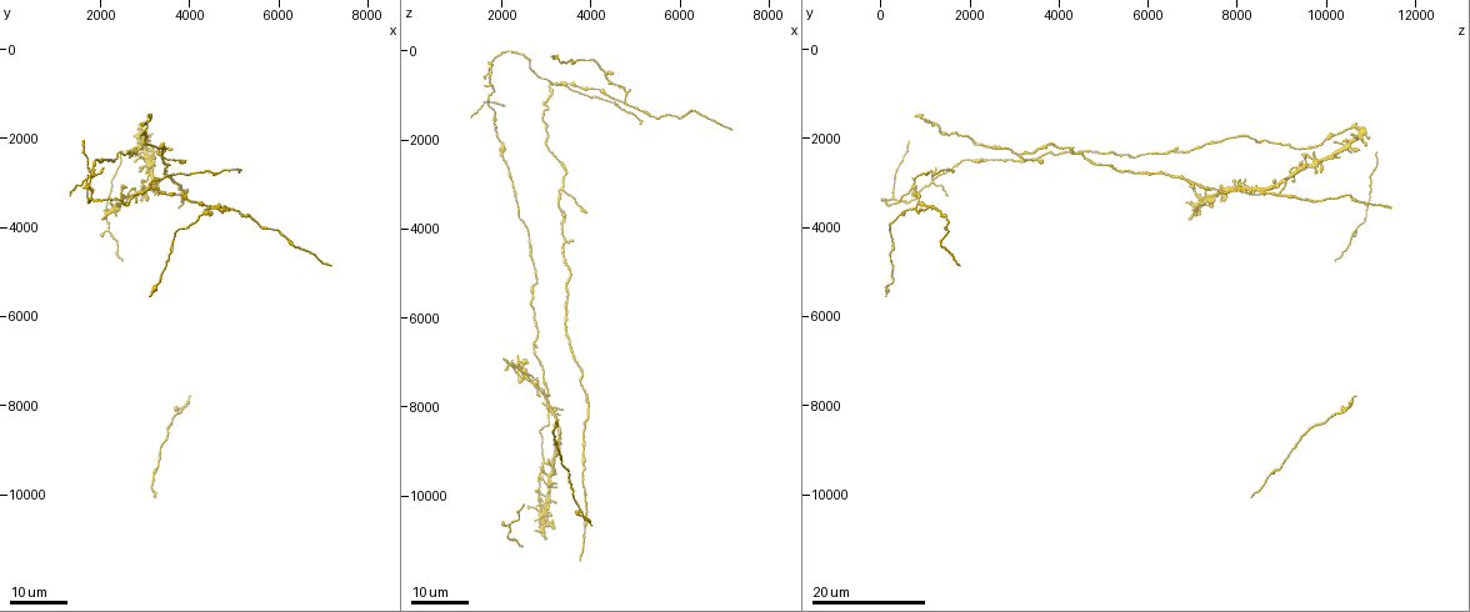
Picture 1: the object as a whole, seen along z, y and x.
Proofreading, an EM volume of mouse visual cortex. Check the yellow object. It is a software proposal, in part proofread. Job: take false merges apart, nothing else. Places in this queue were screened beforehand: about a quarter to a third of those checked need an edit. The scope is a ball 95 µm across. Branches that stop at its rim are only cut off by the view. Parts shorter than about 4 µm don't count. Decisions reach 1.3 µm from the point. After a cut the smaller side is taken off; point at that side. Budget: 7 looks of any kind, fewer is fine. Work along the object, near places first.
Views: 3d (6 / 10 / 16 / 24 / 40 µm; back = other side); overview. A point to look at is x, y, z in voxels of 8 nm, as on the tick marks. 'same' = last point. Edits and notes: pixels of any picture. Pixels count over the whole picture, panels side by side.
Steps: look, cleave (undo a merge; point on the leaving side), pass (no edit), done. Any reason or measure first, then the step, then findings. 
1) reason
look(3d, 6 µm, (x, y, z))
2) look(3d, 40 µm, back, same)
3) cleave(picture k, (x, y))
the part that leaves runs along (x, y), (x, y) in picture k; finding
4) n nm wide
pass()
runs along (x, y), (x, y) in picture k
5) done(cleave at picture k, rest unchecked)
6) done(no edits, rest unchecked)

looks like a crossing
look(3d, 16 µm, (3000, 2200, 10400))

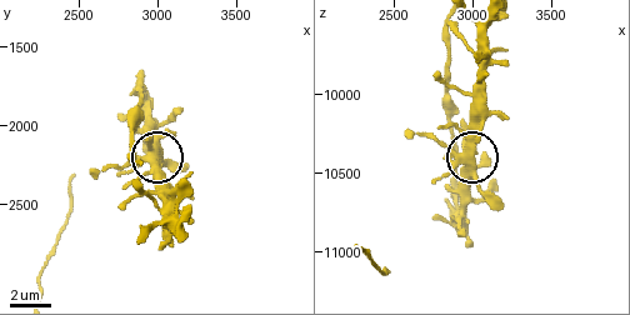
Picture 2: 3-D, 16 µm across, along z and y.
look(3d, 6 µm, (2920, 2220, 10380))

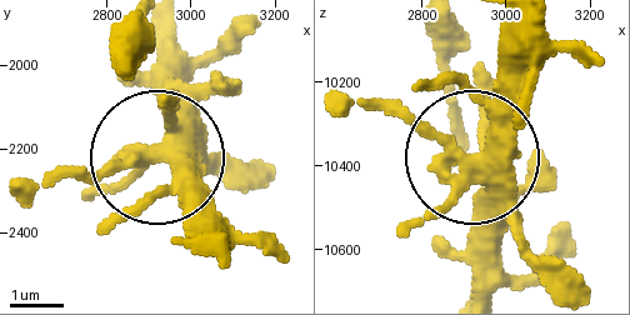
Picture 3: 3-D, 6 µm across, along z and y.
pass()
runs along (160, 29), (164, 149), (39, 185) in picture 3; one cell here

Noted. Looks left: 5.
branch point
look(3d, 16 µm, (4750, 3550, 1100))

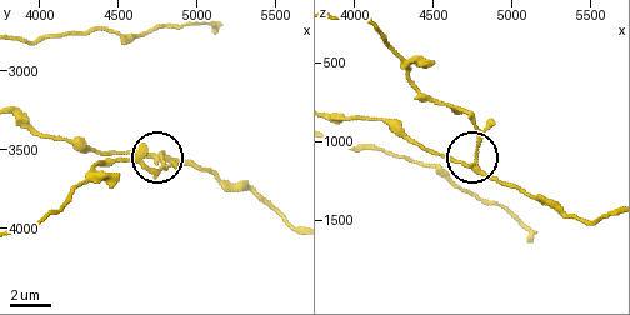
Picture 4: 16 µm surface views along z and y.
look(3d, 10 µm, (4760, 3540, 1160))

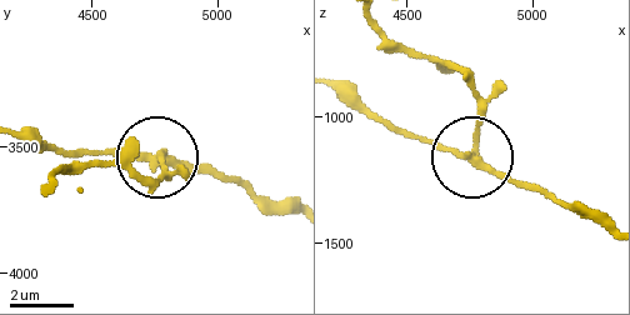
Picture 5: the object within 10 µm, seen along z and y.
3 arms
cleave(picture 5, (478, 116))
the part that leaves runs along (483, 164), (464, 79), (410, 51), (379, 21) in picture 5; a second cell is stuck on

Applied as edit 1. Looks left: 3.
look(overview)

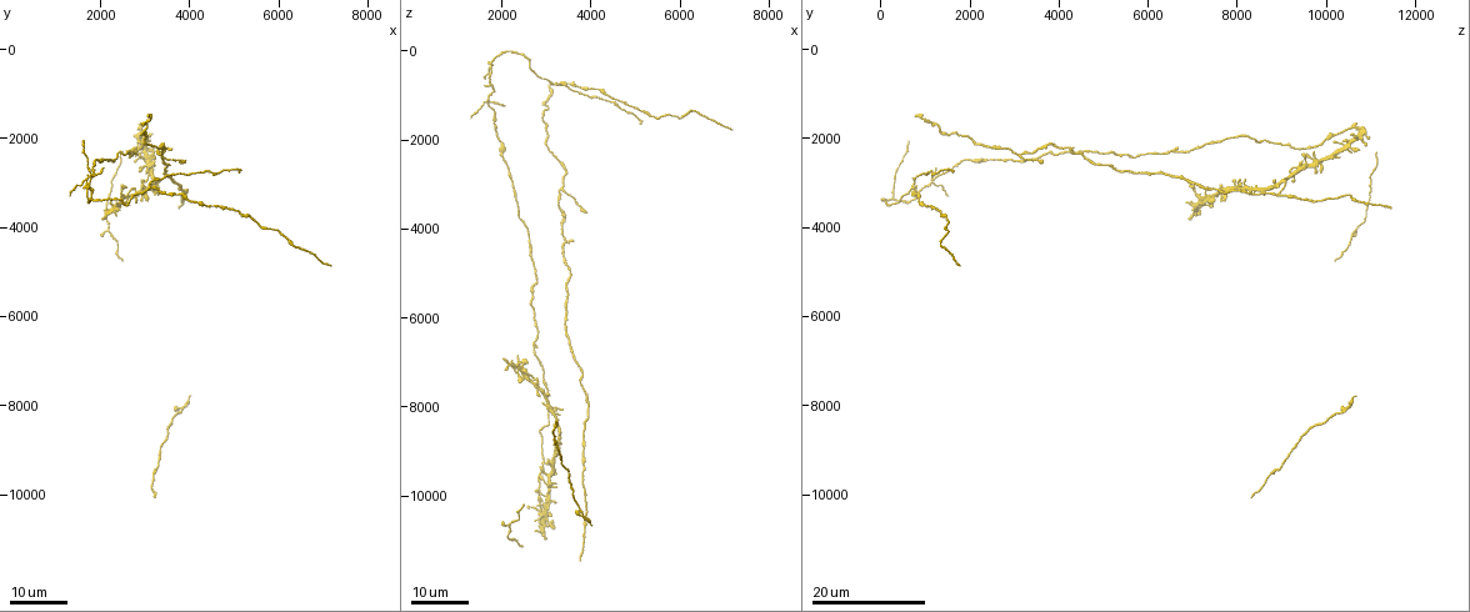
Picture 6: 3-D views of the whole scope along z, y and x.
thick turns thin
look(3d, 16 µm, (1700, 2900, 1200))

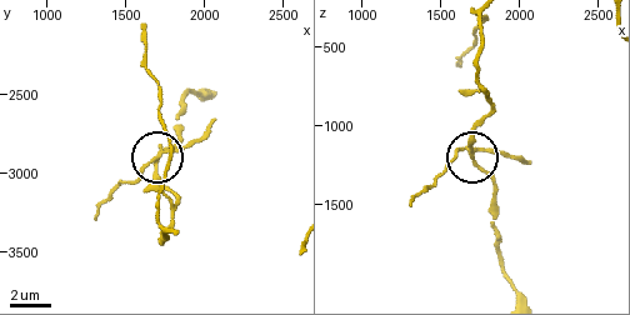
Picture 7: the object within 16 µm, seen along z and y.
look(3d, 6 µm, same)

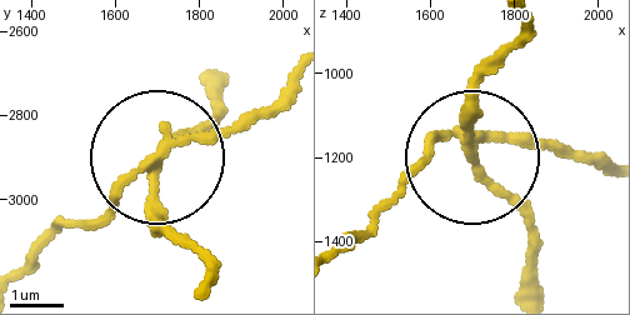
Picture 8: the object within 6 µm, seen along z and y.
3 arms
cleave(picture 8, (100, 216))
the part that leaves runs along (153, 160), (94, 223), (49, 240), (23, 280) in picture 8; a second cell is stuck on

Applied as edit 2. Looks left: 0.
done(cleave at picture 5, cleave at picture 8, rest unchecked)

